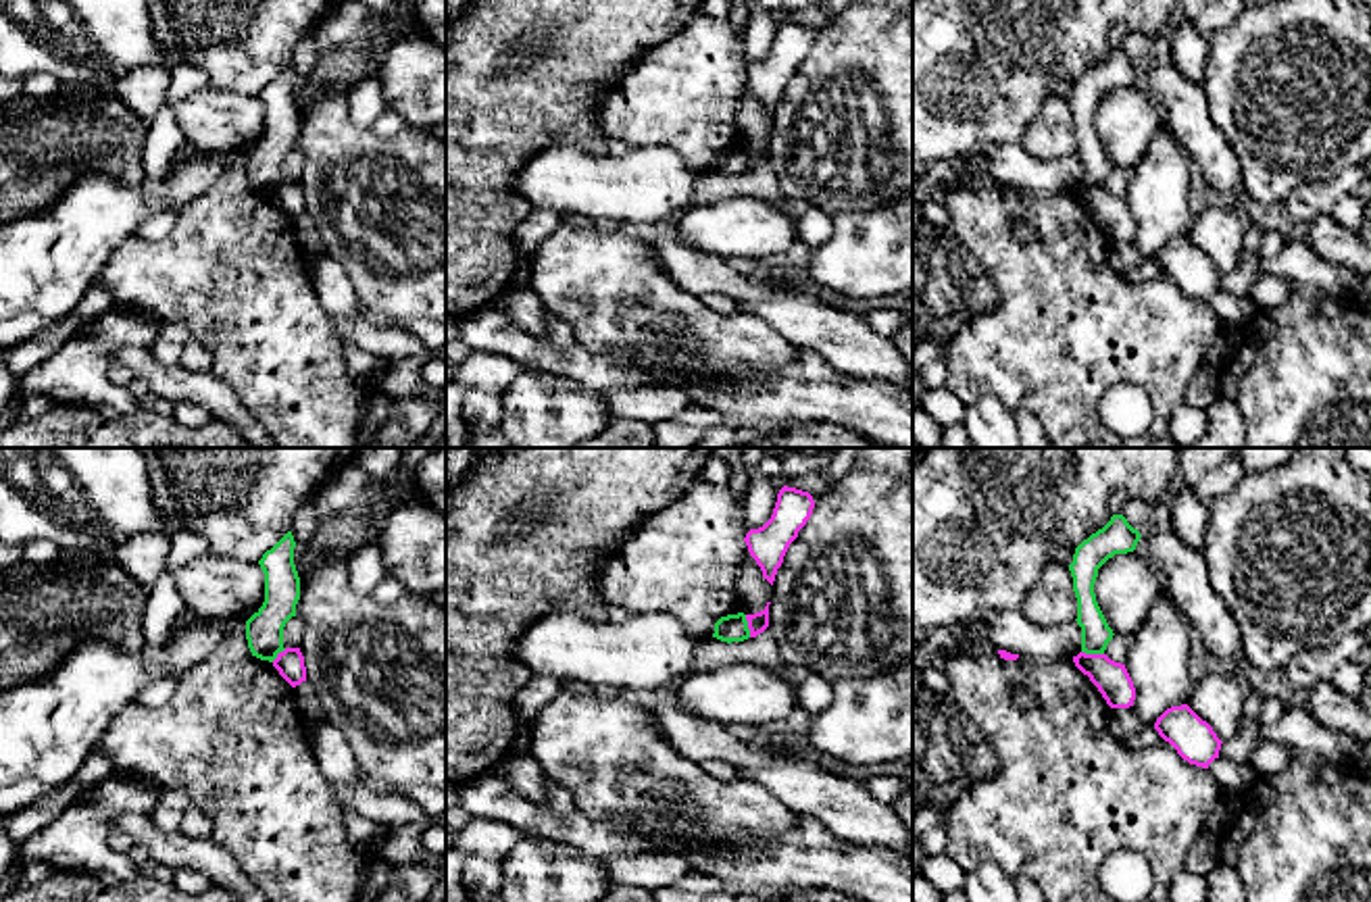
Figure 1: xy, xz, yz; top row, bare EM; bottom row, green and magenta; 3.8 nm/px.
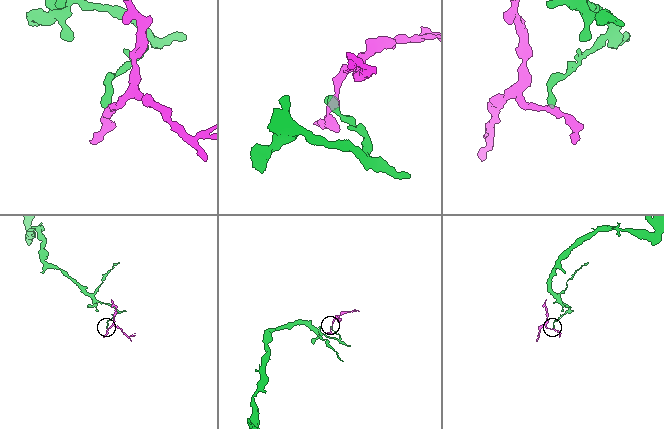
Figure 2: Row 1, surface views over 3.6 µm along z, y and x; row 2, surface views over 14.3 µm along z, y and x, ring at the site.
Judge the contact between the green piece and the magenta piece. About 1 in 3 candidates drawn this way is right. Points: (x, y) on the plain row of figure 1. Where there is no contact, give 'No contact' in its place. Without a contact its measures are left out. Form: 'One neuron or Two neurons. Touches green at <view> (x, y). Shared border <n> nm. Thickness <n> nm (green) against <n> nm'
Two neurons. Touches green at xz (746, 159). Shared border 90 nm. Thickness 110 nm (green) against 80 nm

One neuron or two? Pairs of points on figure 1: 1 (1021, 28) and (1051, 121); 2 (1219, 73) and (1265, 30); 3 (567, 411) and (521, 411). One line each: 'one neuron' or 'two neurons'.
1: two neurons
2: one neuron
3: one neuron

